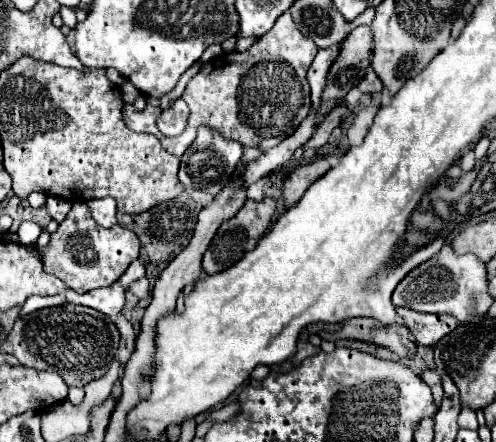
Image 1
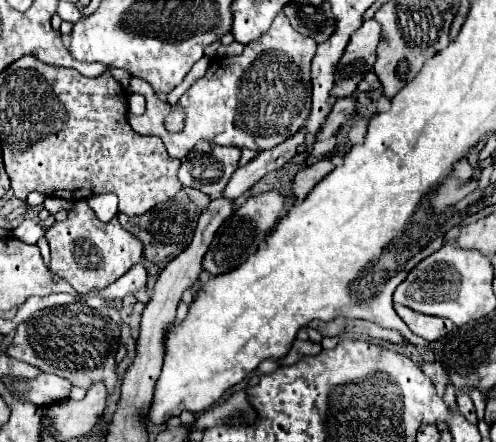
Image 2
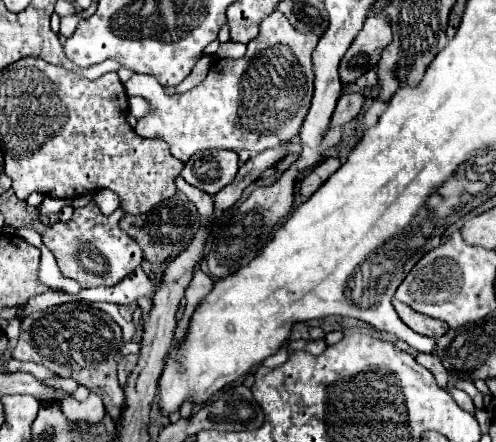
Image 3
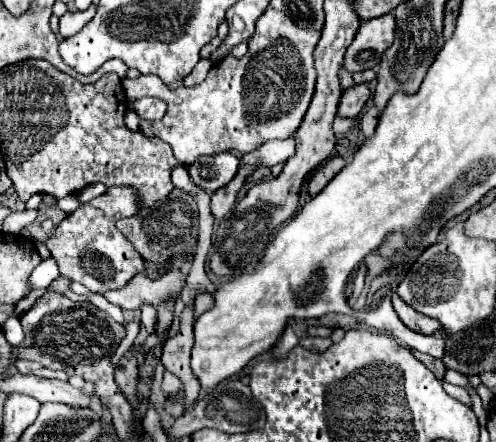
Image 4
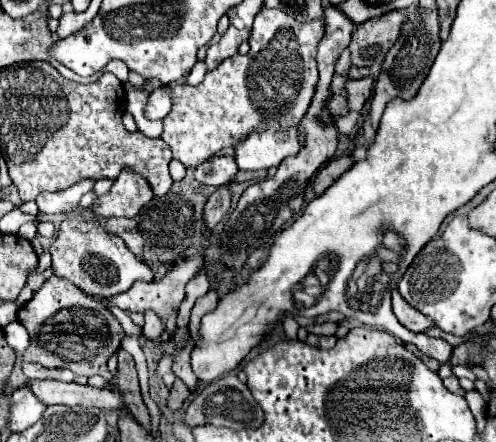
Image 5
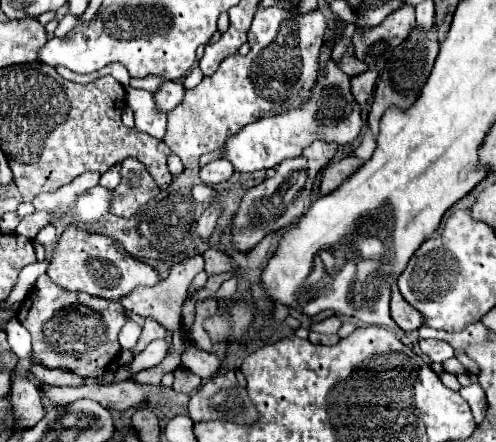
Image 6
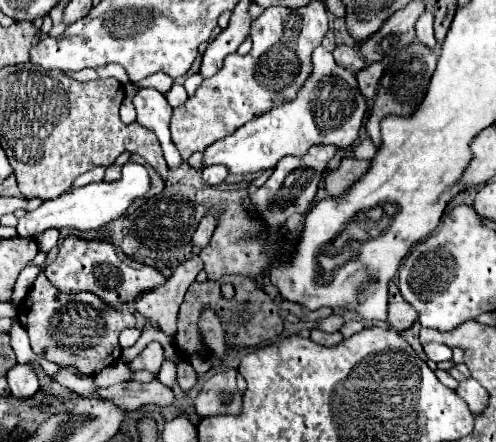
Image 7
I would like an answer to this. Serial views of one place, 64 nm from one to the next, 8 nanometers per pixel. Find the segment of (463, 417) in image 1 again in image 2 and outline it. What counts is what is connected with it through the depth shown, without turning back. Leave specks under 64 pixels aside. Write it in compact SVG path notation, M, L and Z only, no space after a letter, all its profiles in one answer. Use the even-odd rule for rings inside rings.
M458 390L458 394L456 394L456 402L458 402L458 412L460 412L470 424L478 424L478 420L476 420L476 412L474 412L474 404L472 404L470 396L466 396L464 392Z

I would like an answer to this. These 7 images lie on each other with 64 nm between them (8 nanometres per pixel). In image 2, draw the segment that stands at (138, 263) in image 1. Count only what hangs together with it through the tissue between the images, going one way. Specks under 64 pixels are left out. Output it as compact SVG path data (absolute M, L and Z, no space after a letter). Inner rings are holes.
M136 264L124 276L120 276L114 284L110 284L108 288L98 290L98 292L104 298L124 298L128 294L134 294L142 286L146 286L146 270L142 264Z

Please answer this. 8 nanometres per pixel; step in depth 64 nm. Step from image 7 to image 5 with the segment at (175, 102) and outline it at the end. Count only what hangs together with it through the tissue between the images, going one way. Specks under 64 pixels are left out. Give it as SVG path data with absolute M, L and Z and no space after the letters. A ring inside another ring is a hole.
M170 86L158 88L148 96L148 102L144 106L144 116L148 120L162 120L172 108L172 100L170 100Z

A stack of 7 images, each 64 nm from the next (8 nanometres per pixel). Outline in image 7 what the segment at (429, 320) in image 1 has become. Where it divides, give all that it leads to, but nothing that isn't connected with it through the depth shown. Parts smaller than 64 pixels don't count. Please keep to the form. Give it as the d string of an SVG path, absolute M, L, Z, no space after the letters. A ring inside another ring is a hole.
M396 280L390 282L390 302L388 302L388 324L390 328L402 332L418 322L418 312L402 298Z

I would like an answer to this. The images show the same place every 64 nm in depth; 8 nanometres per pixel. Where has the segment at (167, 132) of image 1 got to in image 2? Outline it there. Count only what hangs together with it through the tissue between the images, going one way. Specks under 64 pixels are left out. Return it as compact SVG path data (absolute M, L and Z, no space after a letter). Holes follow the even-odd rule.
M176 108L176 110L172 110L166 118L164 118L164 126L166 126L166 130L168 132L180 132L182 128L184 128L184 112L180 110L180 108Z

